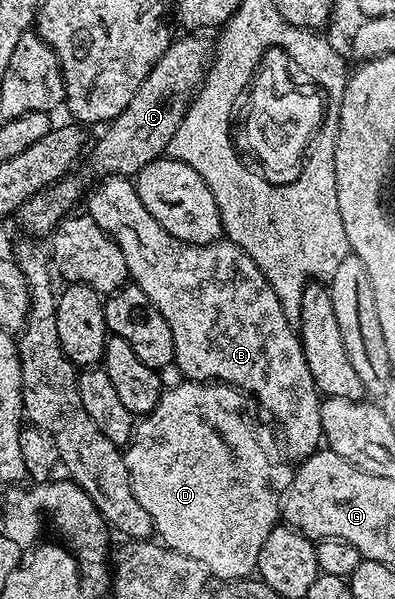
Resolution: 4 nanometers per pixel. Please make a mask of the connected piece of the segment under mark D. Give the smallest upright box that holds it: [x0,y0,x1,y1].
[123,382,295,581]

